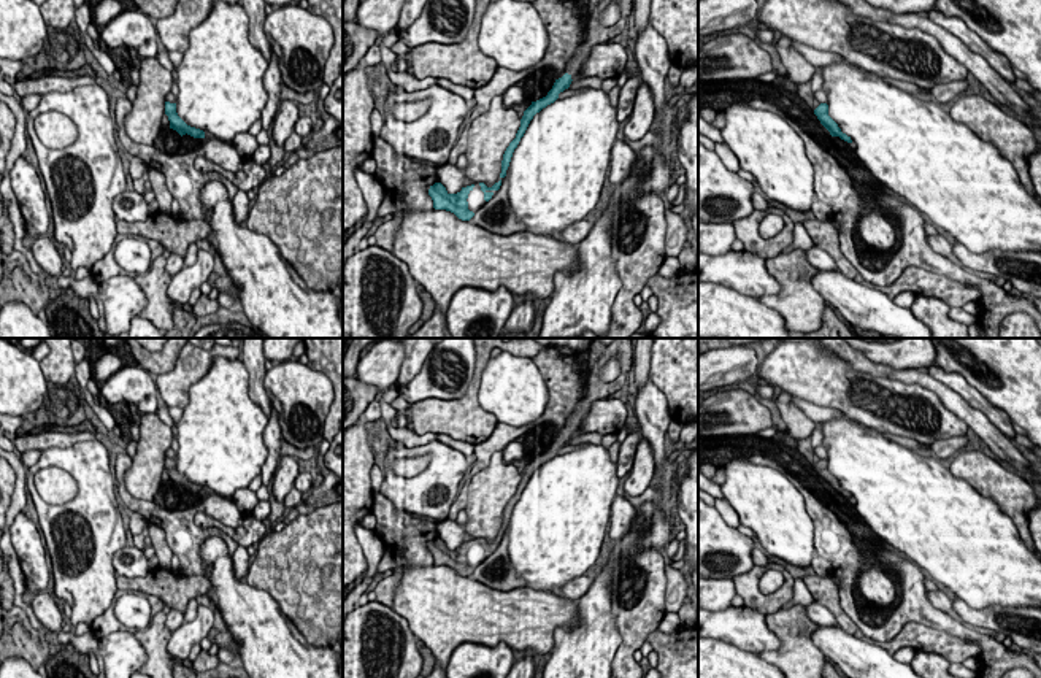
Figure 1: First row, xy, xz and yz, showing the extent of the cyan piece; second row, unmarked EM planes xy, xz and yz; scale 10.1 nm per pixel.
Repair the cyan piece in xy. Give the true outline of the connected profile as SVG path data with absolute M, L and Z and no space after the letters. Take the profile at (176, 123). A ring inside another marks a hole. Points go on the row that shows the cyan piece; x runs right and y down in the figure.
M165 102L165 114L170 121L170 129L176 130L181 137L190 135L194 138L205 138L205 132L187 125L176 113L176 103Z

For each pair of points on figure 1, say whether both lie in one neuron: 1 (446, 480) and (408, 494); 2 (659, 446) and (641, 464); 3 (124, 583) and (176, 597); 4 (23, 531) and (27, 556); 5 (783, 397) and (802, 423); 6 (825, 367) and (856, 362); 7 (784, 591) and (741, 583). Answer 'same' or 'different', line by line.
1: same
2: different
3: same
4: same
5: same
6: different
7: same

